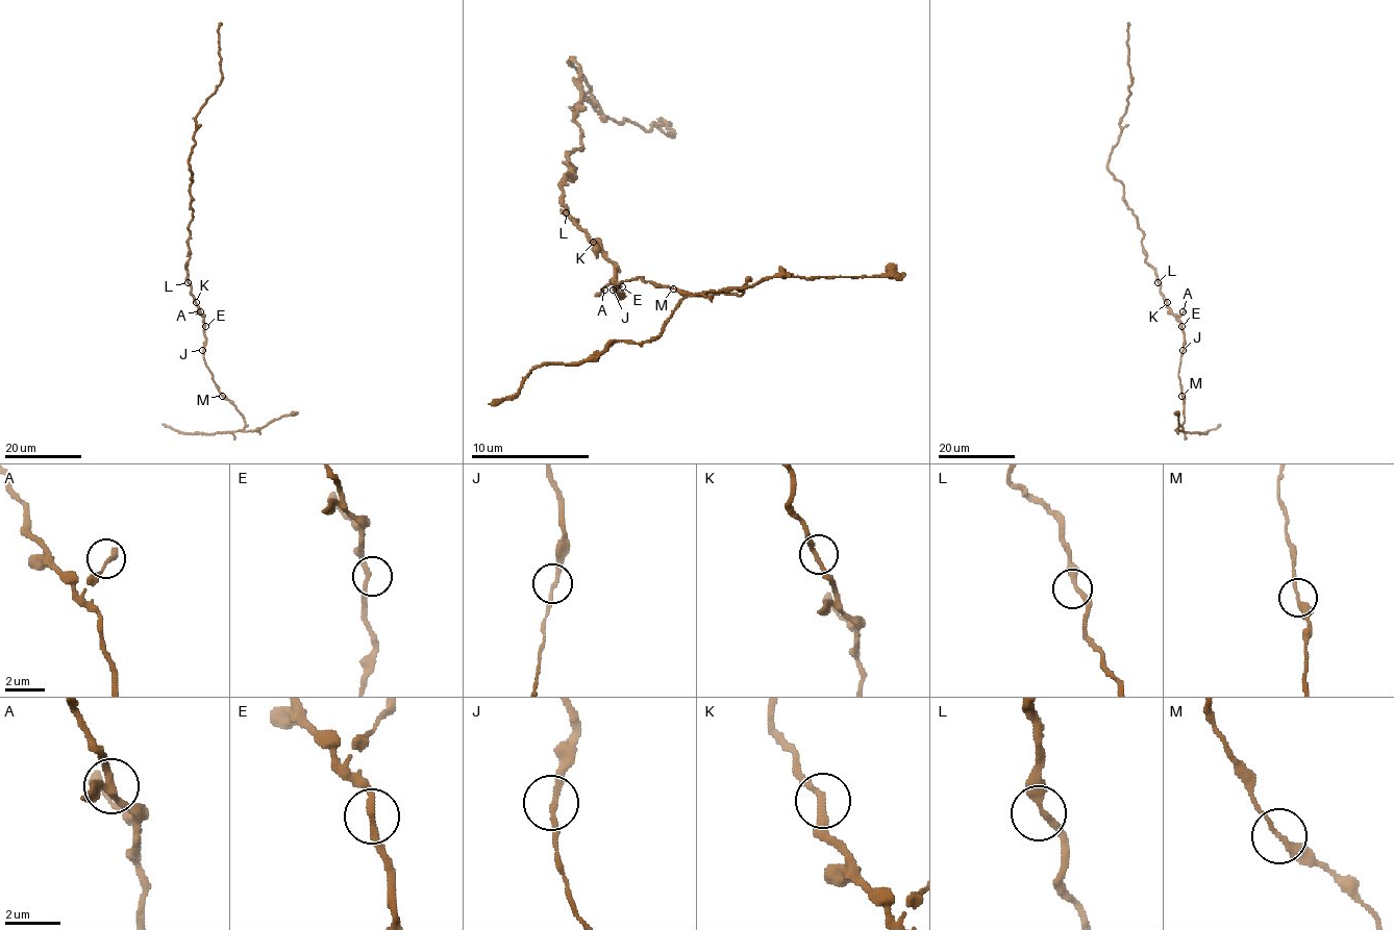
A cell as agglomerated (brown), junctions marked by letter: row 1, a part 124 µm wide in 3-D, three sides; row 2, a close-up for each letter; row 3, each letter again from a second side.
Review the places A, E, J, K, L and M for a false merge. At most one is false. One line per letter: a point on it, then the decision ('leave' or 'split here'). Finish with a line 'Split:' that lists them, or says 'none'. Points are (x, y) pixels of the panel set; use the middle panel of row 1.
A: at (604, 290); leave
E: at (622, 286); leave
J: at (613, 290); leave
K: at (593, 242); leave
L: at (566, 212); leave
M: at (673, 288); leave
Split: none

